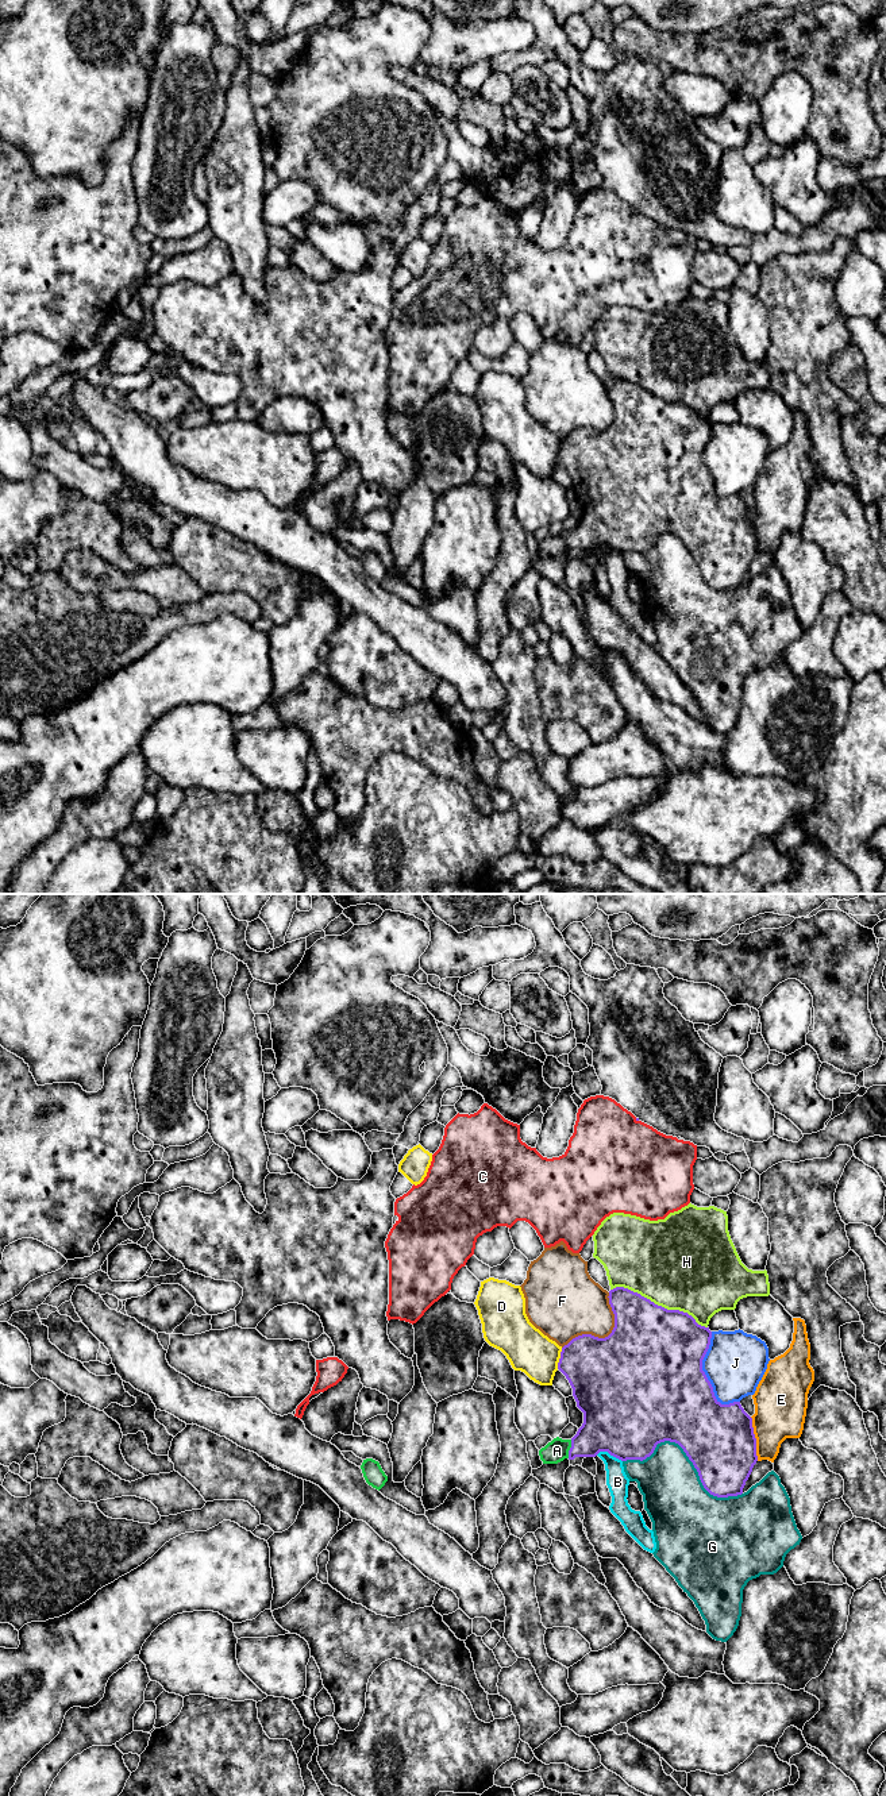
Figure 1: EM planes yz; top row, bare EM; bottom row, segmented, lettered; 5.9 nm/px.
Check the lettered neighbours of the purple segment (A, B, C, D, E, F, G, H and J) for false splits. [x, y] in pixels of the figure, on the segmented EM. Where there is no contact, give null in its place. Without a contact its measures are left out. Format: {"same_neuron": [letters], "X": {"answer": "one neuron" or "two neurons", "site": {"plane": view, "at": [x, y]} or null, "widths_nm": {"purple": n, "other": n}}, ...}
{"same_neuron": ["A"], "A": {"answer": "one neuron", "site": {"plane": "yz", "at": [570, 1449]}, "widths_nm": {"purple": 280, "other": 140}}, "B": {"answer": "two neurons", "site": {"plane": "yz", "at": [609, 1453]}, "widths_nm": {"purple": 500, "other": 130}}, "C": {"answer": "two neurons", "site": {"plane": "yz", "at": [636, 1120]}, "widths_nm": {"purple": 20, "other": 500}}, "D": {"answer": "two neurons", "site": {"plane": "yz", "at": [559, 1359]}, "widths_nm": {"purple": 380, "other": 260}}, "E": {"answer": "two neurons", "site": {"plane": "yz", "at": [755, 1438]}, "widths_nm": {"purple": 420, "other": 300}}, "F": {"answer": "two neurons", "site": {"plane": "yz", "at": [605, 1337]}, "widths_nm": {"purple": 500, "other": 340}}, "G": {"answer": "two neurons", "site": {"plane": "yz", "at": [686, 1455]}, "widths_nm": {"purple": 420, "other": 360}}, "H": {"answer": "two neurons", "site": {"plane": "yz", "at": [659, 1306]}, "widths_nm": {"purple": 500, "other": 480}}, "J": {"answer": "two neurons", "site": {"plane": "yz", "at": [705, 1376]}, "widths_nm": {"purple": 500, "other": 360}}}

